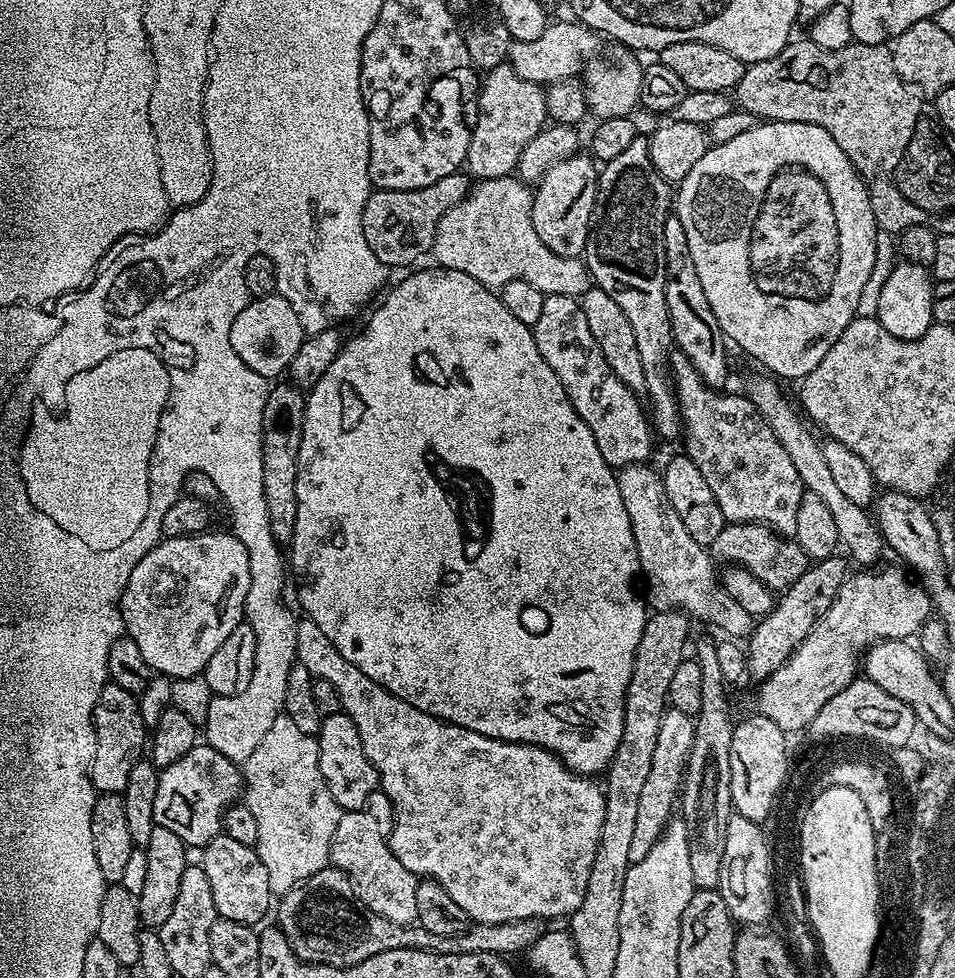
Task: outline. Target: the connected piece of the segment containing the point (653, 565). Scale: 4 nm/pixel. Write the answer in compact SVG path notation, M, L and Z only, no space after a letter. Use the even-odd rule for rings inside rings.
M651 463L631 464L616 472L618 490L622 494L622 503L626 505L626 514L630 514L630 530L634 530L634 546L638 550L640 563L639 575L644 576L644 584L648 587L646 604L652 612L683 612L693 621L701 620L704 624L713 624L725 637L743 641L752 635L754 617L746 614L730 594L726 594L723 586L717 583L718 576L712 573L713 557L705 545L694 542L690 534L686 534L686 526L678 519L674 506L670 506L670 498L666 498L664 477L659 471L651 468Z

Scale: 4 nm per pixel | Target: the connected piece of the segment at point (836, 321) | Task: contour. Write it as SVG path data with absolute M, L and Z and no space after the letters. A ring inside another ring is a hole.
M769 120L767 122L757 122L754 130L746 130L746 134L737 134L730 142L722 142L721 144L712 144L706 154L702 154L702 158L698 158L698 162L694 162L694 166L690 166L690 174L686 174L684 180L679 181L677 190L674 192L674 215L678 218L678 222L682 222L683 228L686 229L686 242L690 242L690 258L694 258L694 266L698 269L698 282L702 282L702 291L706 293L706 302L710 302L710 310L712 318L716 325L724 331L725 337L729 341L732 340L749 356L752 360L757 360L764 368L769 368L771 375L776 378L785 376L788 380L803 381L805 376L810 374L810 370L814 370L814 366L818 366L818 362L822 362L822 358L826 358L826 350L830 350L830 346L834 346L834 342L838 342L838 338L842 338L842 330L846 330L846 326L850 326L850 322L856 319L858 310L858 297L862 295L862 290L866 286L866 278L870 278L870 270L874 270L874 250L876 249L877 226L874 218L874 210L870 206L870 198L868 197L868 186L864 179L857 172L856 167L850 162L850 158L846 158L846 154L842 150L842 146L838 146L838 142L834 142L834 138L830 138L830 134L826 134L826 130L822 130L822 126L814 126L806 122L778 122L777 120Z

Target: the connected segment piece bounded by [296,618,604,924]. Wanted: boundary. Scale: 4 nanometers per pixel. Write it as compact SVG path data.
M297 619L296 633L298 634L297 661L302 666L306 666L306 670L313 678L330 682L330 686L338 690L341 709L351 718L354 726L358 726L358 738L362 738L362 750L366 750L366 758L370 758L374 770L380 775L379 791L384 792L392 804L394 819L390 843L398 862L402 862L406 870L415 872L417 877L438 881L446 890L446 894L450 894L450 898L454 898L454 902L458 902L458 906L466 910L469 921L477 924L501 924L515 920L551 922L559 916L571 917L572 913L578 910L578 906L582 906L582 898L590 882L590 866L594 866L594 854L598 850L598 838L604 817L604 793L599 783L571 772L555 754L547 752L545 748L540 748L536 744L518 744L514 740L495 740L489 736L474 734L474 730L448 724L436 716L426 714L426 710L418 710L418 706L410 706L410 702L390 694L390 690L366 678L366 674L362 674L362 670L354 666L354 662L346 662L346 658L338 654L338 646L334 646L334 642L330 642L330 638L322 634L322 629L313 620Z

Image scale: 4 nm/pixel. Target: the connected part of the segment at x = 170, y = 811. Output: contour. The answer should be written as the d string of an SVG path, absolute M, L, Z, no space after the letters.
M198 742L190 754L182 754L178 762L159 769L158 790L155 791L153 822L155 827L178 834L192 850L203 849L214 837L221 835L224 812L241 799L244 778L237 761L218 754L206 742Z

